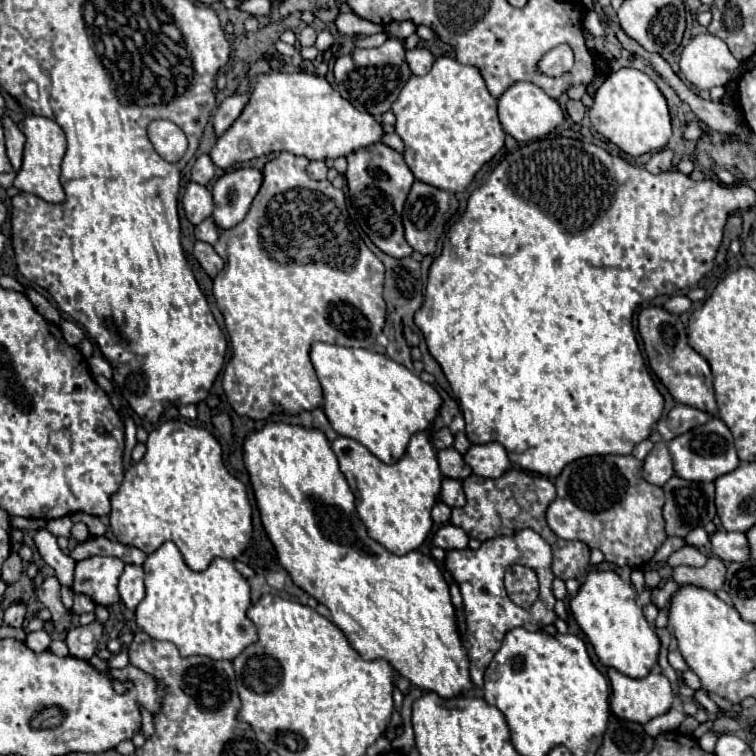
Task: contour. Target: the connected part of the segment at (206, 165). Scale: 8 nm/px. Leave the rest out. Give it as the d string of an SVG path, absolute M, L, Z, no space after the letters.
M200 155L192 167L192 175L190 179L194 183L200 183L200 185L208 185L210 179L214 177L214 163L210 161L208 155Z

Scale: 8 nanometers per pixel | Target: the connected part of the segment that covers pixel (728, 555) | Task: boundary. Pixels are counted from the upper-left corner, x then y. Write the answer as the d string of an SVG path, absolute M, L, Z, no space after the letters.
M716 531L710 539L712 553L722 561L748 561L750 559L750 545L744 533L728 533Z

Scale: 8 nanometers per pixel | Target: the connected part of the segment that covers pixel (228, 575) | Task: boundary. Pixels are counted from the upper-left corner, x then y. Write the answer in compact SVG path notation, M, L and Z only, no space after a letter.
M166 541L158 551L146 557L144 561L144 573L146 573L146 597L136 607L136 625L148 633L152 639L158 641L170 641L176 645L182 657L190 655L204 655L210 659L236 659L248 645L258 641L254 623L246 617L246 611L250 607L250 585L248 581L236 571L234 563L228 559L216 557L206 571L192 571L184 559L178 547L172 541Z

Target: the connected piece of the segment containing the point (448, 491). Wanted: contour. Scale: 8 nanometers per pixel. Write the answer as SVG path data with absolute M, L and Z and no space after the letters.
M444 479L442 481L440 499L448 507L462 507L462 505L466 505L466 495L462 491L462 483L460 481L454 481L454 479Z

